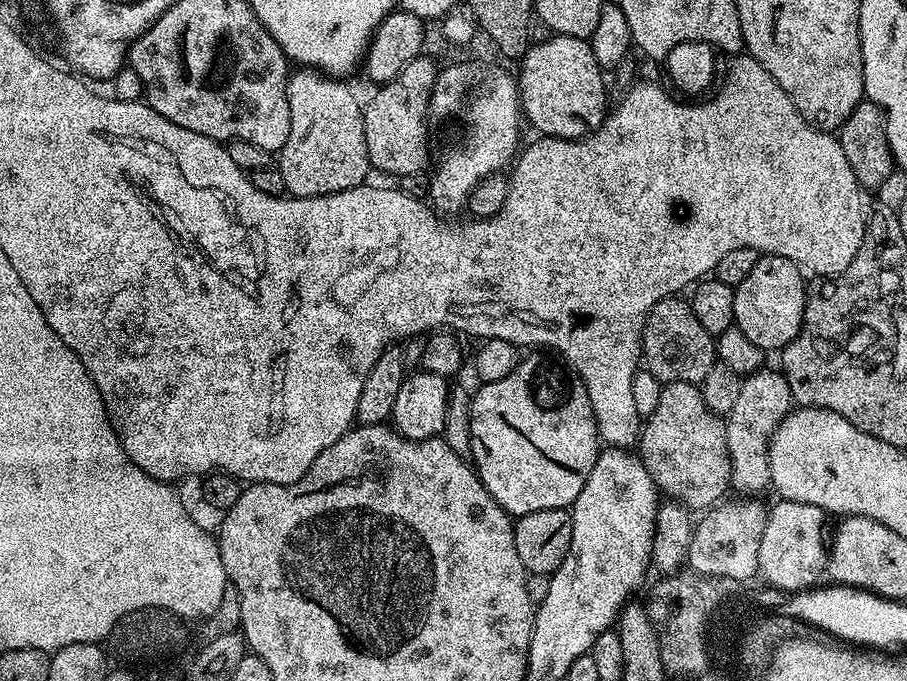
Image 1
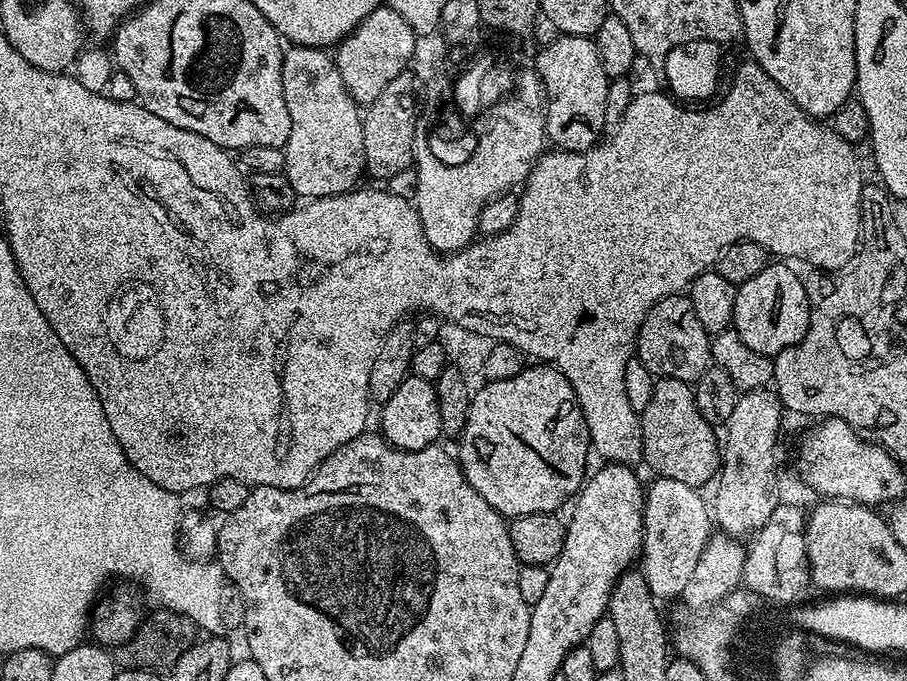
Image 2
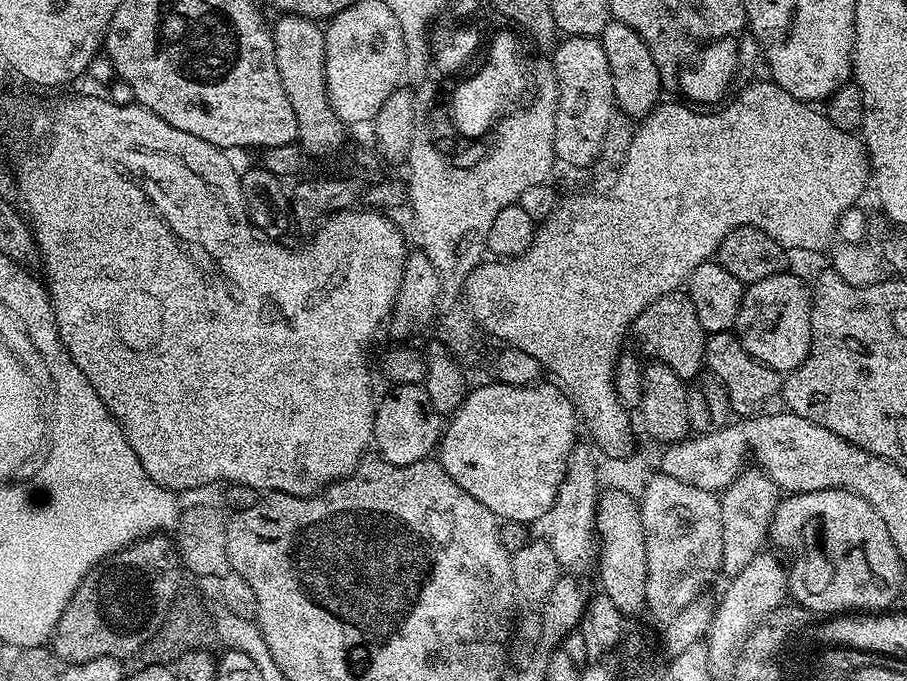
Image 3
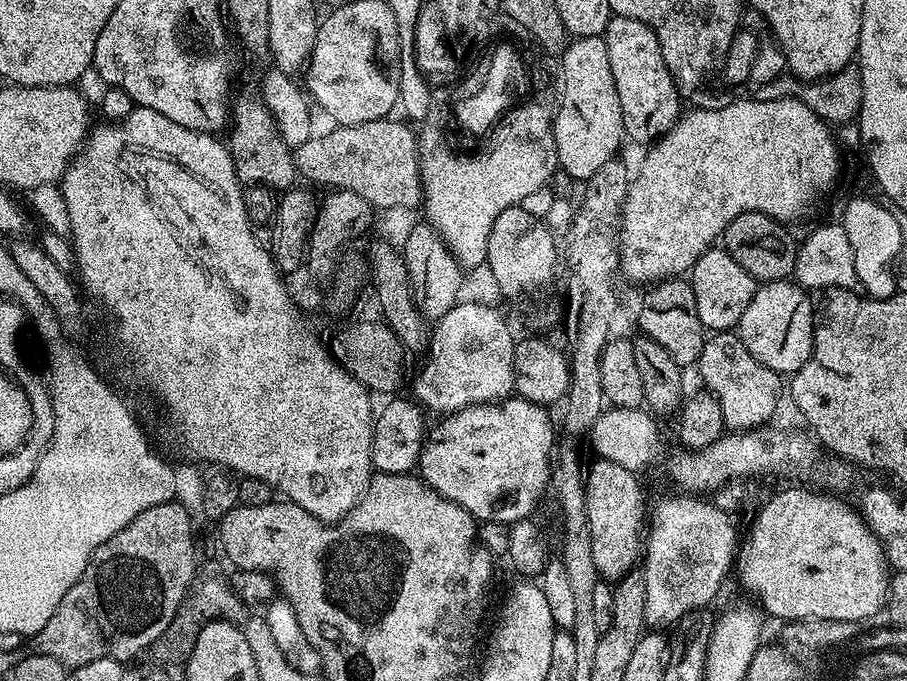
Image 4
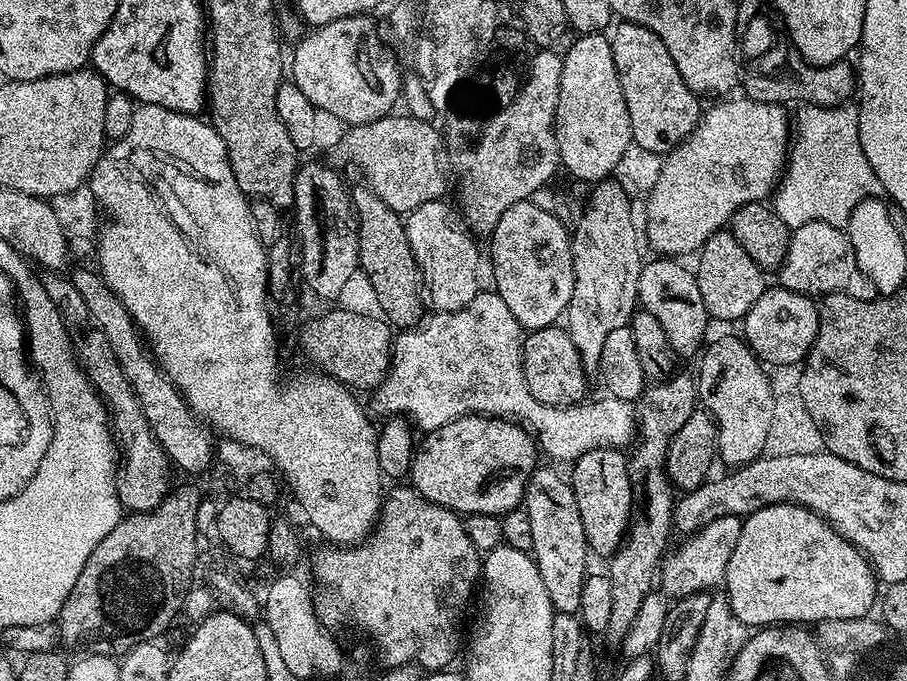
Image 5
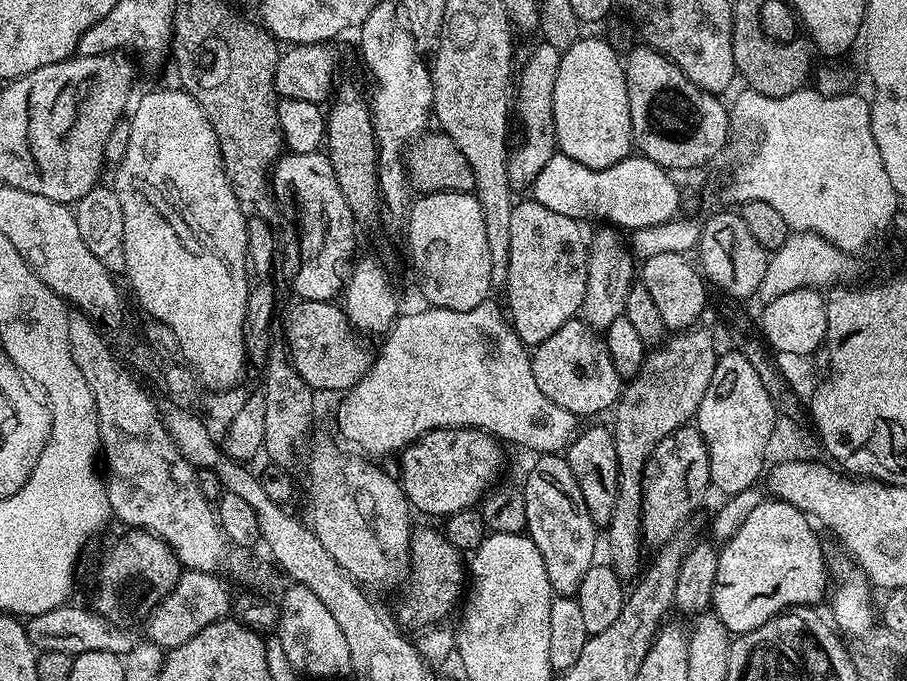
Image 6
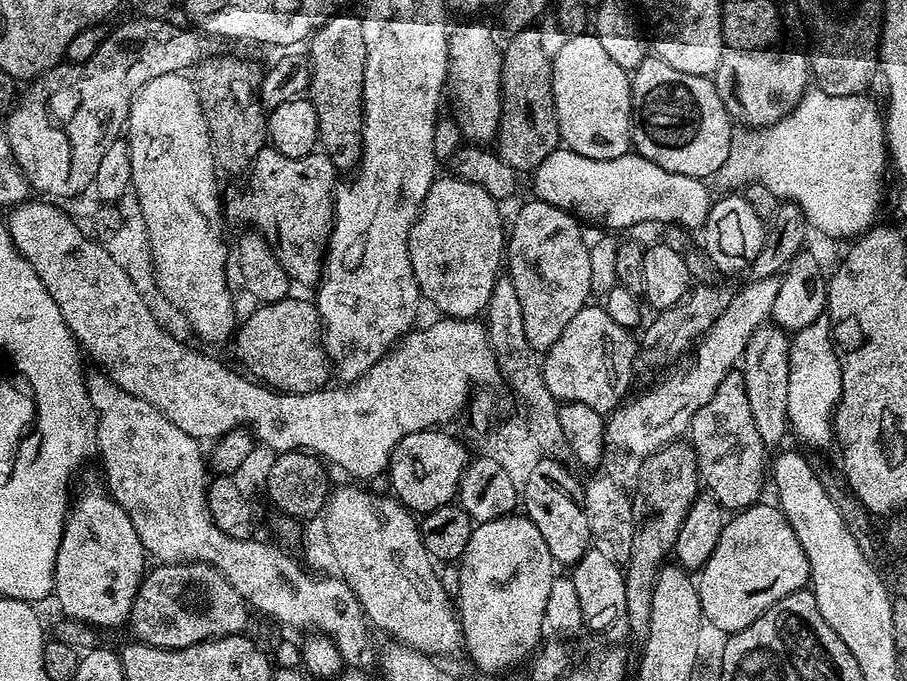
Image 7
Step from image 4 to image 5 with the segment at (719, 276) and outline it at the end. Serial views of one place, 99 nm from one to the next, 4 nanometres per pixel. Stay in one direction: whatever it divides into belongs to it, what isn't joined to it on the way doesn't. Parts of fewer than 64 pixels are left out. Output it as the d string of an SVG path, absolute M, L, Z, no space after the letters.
M721 230L715 232L699 250L698 259L694 264L698 291L702 293L702 302L706 306L709 317L716 320L743 321L744 315L762 298L766 287L766 273L758 267L754 260L738 246L732 237L731 231Z

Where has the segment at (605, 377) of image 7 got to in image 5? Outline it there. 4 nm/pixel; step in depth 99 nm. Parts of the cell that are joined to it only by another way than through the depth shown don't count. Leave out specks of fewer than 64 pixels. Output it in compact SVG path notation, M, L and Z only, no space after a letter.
M551 326L540 331L529 331L523 337L522 370L526 374L526 386L538 402L555 408L566 408L579 404L585 399L584 391L588 388L589 373L585 372L574 342L563 327Z

